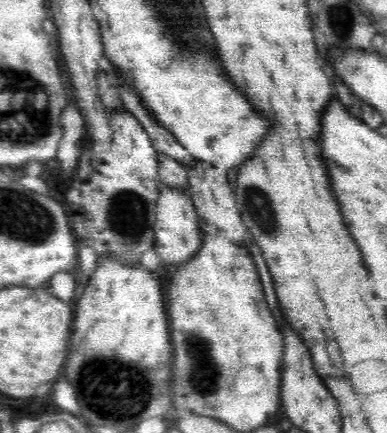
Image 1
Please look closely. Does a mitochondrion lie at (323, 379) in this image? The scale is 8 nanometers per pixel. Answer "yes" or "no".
no

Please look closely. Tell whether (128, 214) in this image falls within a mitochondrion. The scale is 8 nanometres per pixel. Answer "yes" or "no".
yes

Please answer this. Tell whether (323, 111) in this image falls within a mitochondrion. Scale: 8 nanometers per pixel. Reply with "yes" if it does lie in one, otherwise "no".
no

